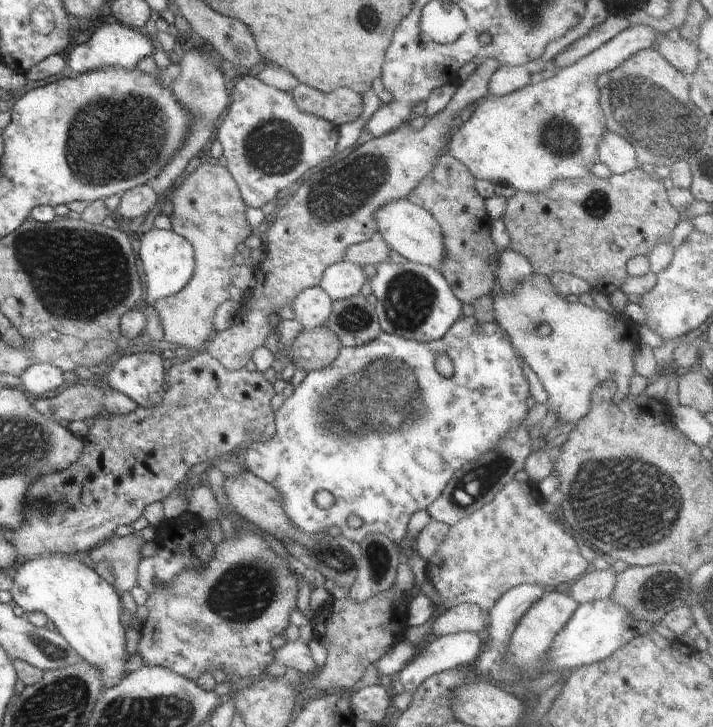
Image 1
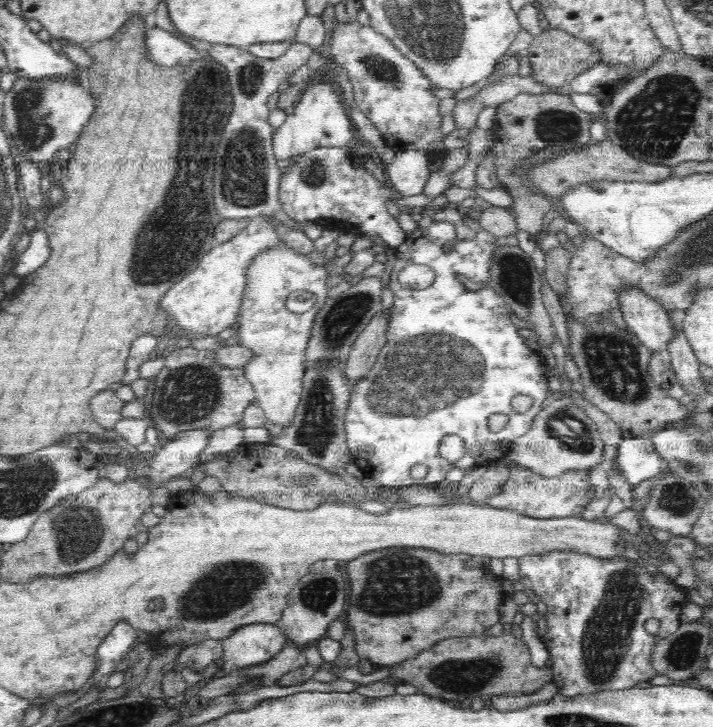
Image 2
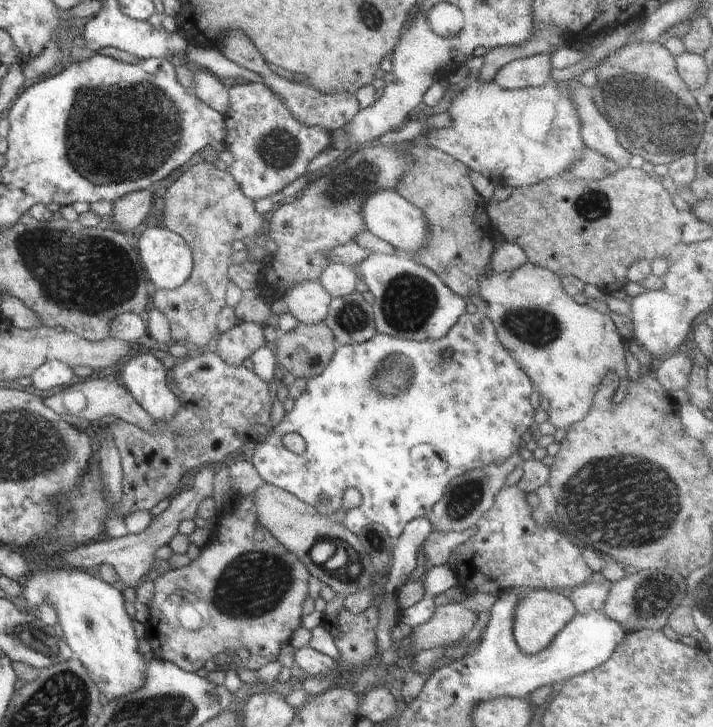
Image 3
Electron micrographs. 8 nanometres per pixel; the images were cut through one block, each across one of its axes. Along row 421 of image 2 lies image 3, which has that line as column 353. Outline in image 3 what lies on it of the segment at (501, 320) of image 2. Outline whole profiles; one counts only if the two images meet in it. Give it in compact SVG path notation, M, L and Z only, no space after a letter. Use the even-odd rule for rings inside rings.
M466 311L458 319L458 322L452 326L446 336L434 341L411 341L377 332L366 342L353 345L339 345L332 358L328 361L326 368L318 376L307 378L306 390L296 398L292 410L288 414L285 413L282 422L276 426L276 430L270 434L265 443L256 444L254 454L251 454L251 463L258 471L260 478L266 483L276 485L278 488L294 494L296 498L302 500L304 504L312 506L322 516L333 517L334 512L338 512L342 508L342 494L344 494L346 488L357 488L362 495L362 503L359 507L346 511L343 520L344 526L350 532L358 535L361 527L364 525L382 524L388 534L392 538L397 539L410 520L424 518L432 510L436 502L442 498L446 486L450 484L453 478L462 476L462 474L469 470L494 464L494 462L498 464L498 462L510 458L514 450L519 450L523 446L534 424L535 409L530 404L530 399L528 398L533 392L532 385L533 382L528 378L526 371L522 370L522 366L518 366L514 356L498 340L498 335L496 330L494 330L494 323L490 322L490 319L486 315L482 315L482 313L469 313ZM445 351L448 351L450 354L447 360L443 360L441 357ZM398 370L402 370L402 374ZM386 376L394 376L394 378L398 376L402 380L394 380L394 378L386 378ZM396 386L398 386L398 390L396 390ZM289 433L300 434L304 438L306 449L302 454L295 454L282 443L283 436ZM324 492L330 494L330 504L328 506L322 506L322 503L318 502L318 498L326 495Z

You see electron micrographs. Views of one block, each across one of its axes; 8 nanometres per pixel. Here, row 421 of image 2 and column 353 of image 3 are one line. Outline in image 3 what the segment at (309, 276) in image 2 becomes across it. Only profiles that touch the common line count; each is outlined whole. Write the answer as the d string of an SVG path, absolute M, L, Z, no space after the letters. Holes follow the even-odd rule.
M331 262L320 274L319 281L332 298L342 298L356 291L359 279L357 270Z

